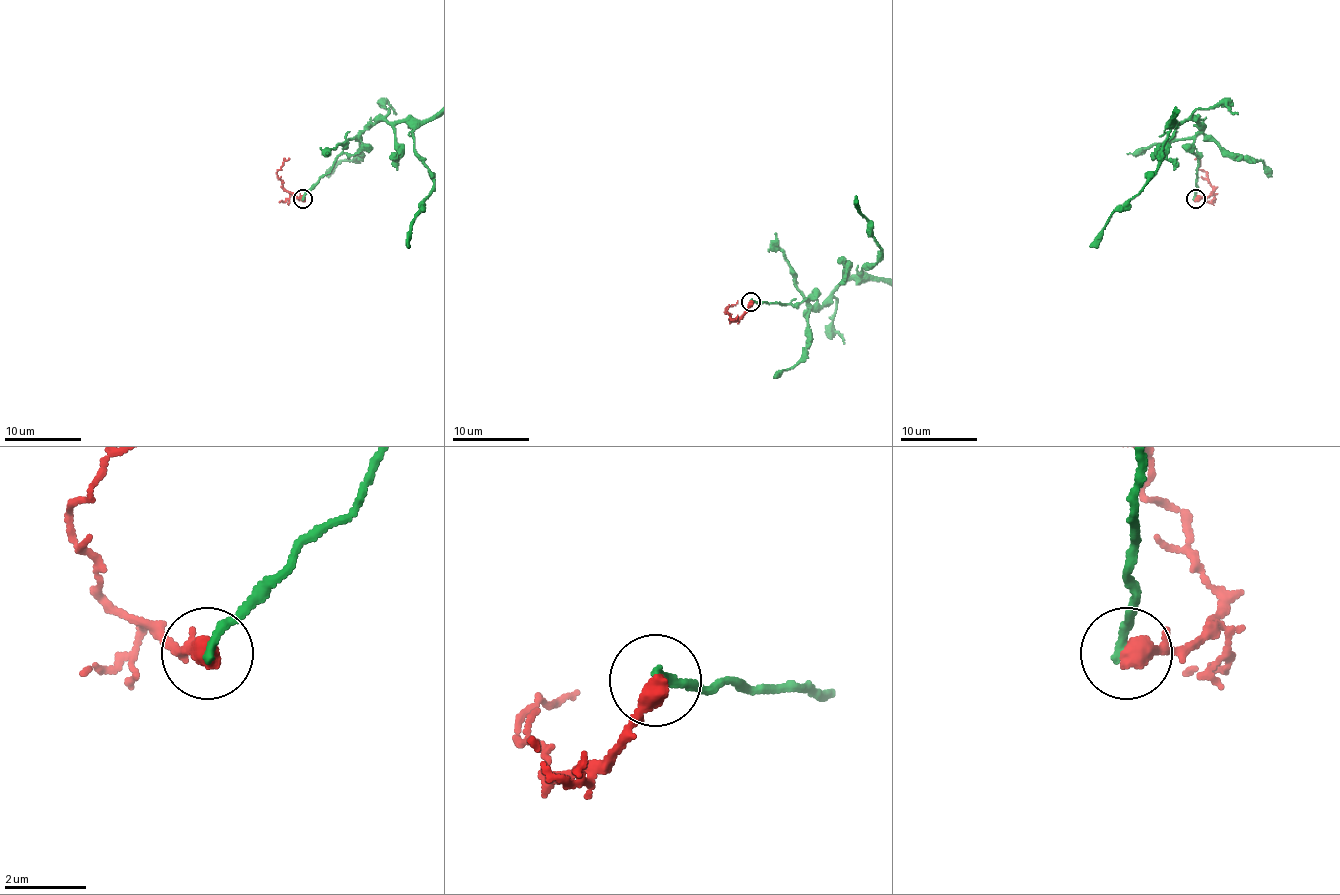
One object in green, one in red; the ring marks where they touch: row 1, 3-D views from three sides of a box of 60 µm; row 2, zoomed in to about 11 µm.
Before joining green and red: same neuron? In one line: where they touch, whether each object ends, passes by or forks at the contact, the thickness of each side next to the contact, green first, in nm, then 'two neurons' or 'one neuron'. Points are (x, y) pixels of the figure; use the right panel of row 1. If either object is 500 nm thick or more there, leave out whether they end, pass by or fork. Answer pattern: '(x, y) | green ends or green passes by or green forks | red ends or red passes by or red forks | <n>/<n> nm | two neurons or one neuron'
(1195, 198) | green ends | red passes by | 220/360 nm | two neurons

